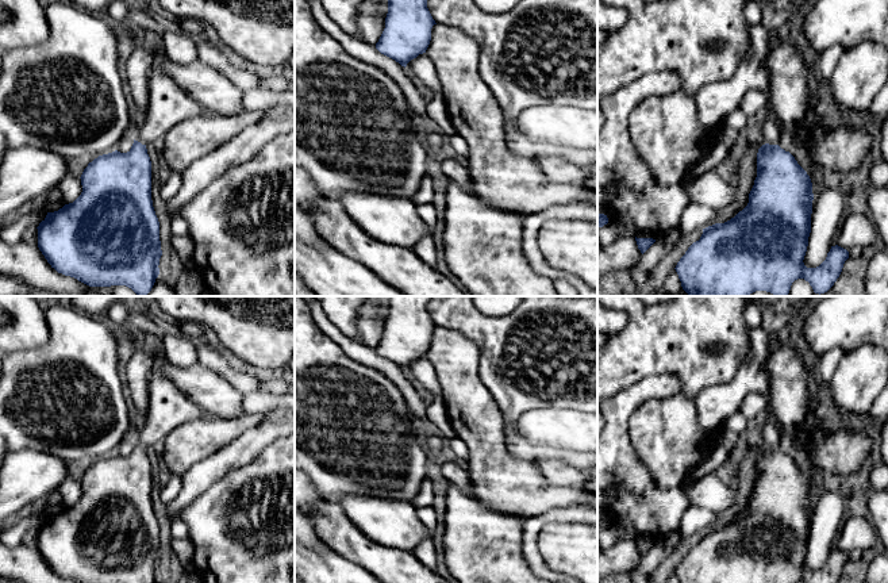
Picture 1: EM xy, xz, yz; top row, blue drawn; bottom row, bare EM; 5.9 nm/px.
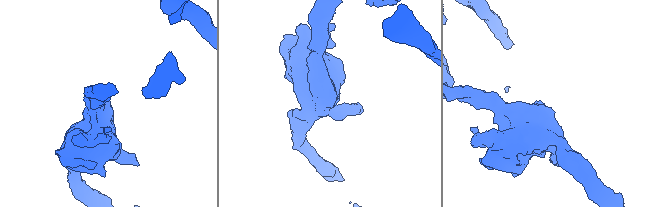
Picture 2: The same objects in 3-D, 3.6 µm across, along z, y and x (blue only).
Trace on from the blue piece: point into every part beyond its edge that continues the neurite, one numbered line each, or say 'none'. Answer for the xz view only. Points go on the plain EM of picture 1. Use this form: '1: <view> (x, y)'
none

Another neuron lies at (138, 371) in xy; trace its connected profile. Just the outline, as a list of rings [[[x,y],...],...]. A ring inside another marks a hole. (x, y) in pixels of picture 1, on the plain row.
[[[135,350],[126,367],[126,380],[137,409],[137,422],[146,419],[149,407],[149,377],[151,375],[151,354]]]

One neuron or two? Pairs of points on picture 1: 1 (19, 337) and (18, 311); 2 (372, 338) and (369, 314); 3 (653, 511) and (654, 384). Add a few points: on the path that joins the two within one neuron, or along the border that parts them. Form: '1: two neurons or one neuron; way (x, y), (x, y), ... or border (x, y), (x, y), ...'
1: one neuron; way (19, 330), (18, 318)
2: one neuron; way (371, 333), (371, 319)
3: one neuron; way (619, 478), (618, 414), (621, 411)

